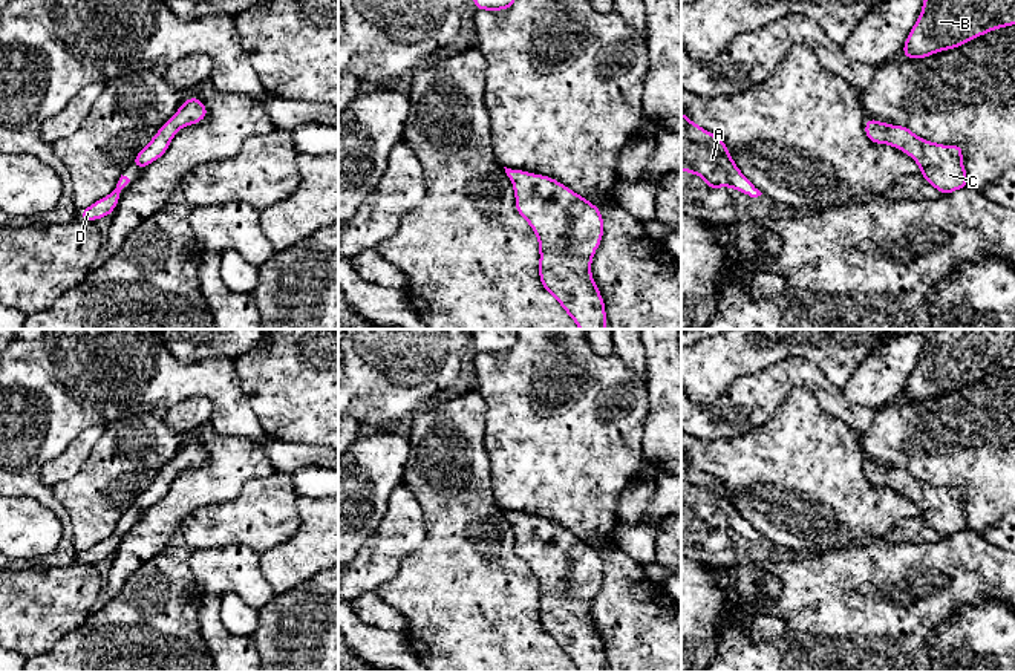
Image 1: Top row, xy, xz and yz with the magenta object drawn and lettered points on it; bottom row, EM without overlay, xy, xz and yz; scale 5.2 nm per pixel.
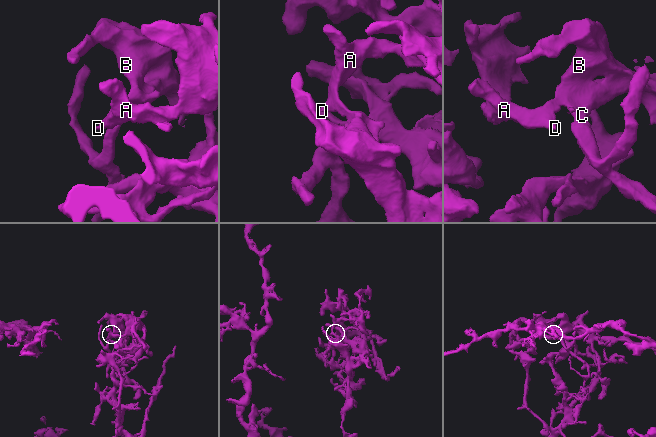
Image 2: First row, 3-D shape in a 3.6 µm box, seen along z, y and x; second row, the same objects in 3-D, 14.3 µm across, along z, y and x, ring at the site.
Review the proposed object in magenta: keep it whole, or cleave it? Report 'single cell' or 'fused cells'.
single cell

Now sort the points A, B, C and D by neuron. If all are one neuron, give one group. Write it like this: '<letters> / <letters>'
A B C D

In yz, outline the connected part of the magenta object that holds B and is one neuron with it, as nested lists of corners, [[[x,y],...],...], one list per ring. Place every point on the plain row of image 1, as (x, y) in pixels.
[[[929,329],[902,400],[922,403],[1015,367],[1015,329]]]

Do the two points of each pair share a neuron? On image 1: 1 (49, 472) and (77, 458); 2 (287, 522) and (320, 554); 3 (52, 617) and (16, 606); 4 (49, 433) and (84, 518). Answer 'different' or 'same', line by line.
1: same
2: different
3: same
4: different

